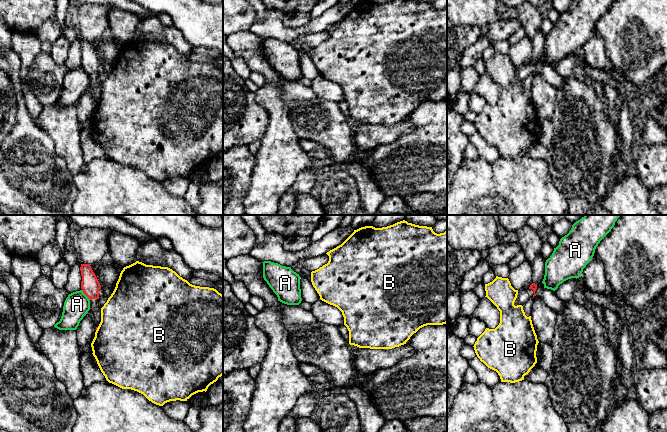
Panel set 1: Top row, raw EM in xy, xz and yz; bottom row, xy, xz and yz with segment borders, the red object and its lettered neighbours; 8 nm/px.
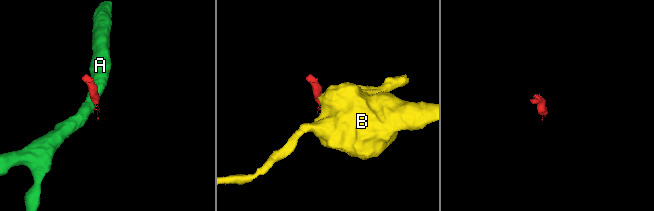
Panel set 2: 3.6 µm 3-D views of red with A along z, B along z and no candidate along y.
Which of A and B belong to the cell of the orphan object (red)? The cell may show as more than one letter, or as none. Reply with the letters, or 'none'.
none

